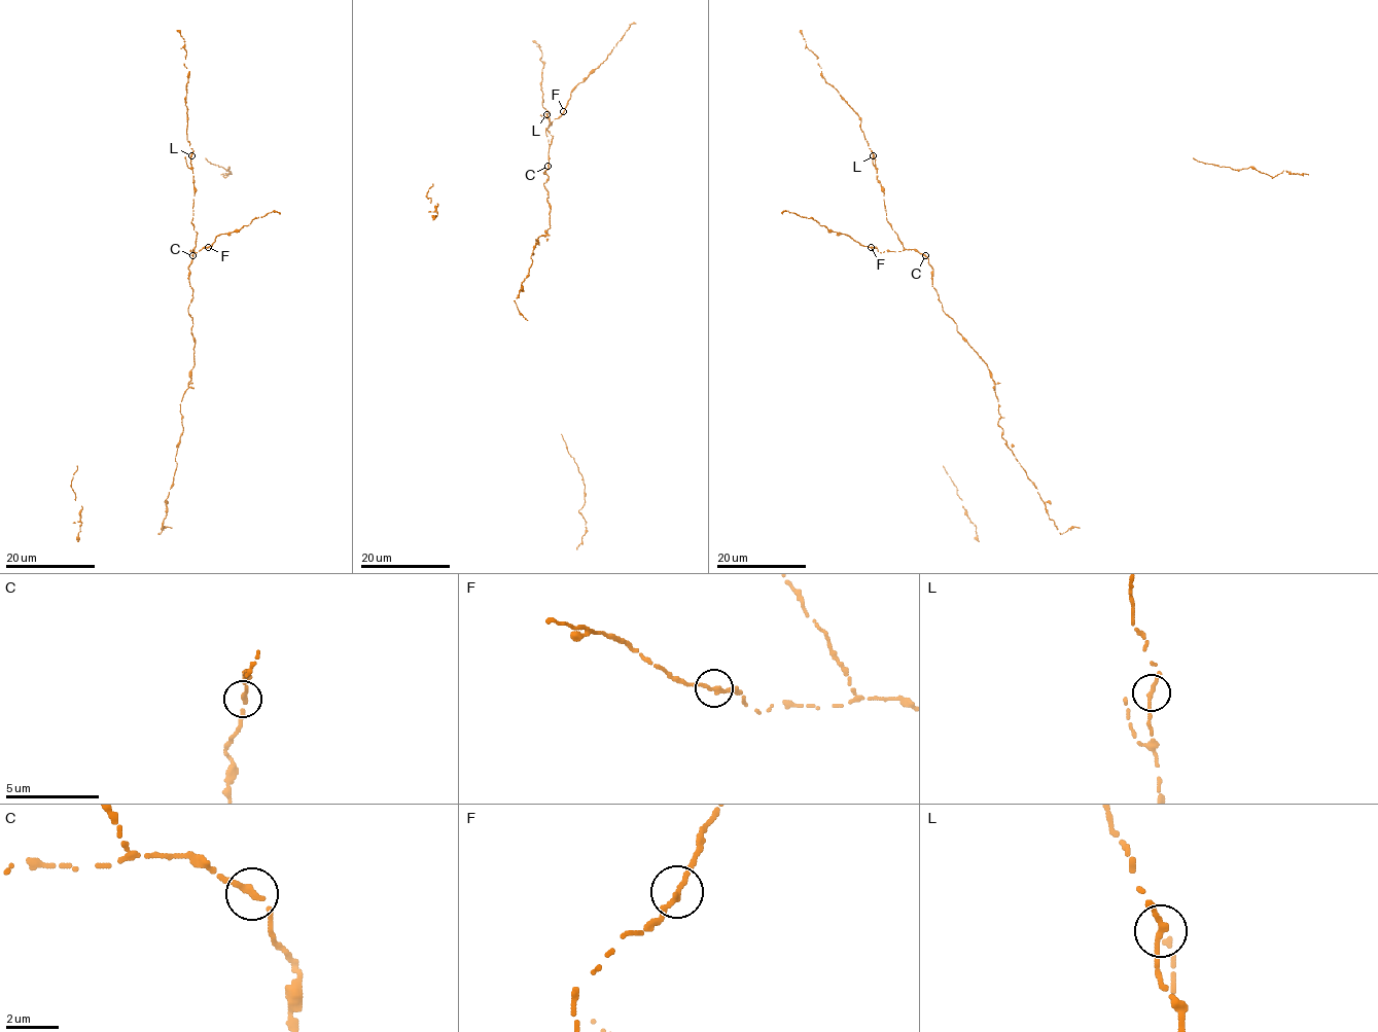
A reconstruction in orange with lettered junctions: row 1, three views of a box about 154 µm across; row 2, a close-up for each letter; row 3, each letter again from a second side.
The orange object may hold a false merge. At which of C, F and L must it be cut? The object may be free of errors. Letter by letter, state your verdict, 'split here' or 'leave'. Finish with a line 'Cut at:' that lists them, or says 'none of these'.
C: leave
F: leave
L: leave
Cut at: none of these

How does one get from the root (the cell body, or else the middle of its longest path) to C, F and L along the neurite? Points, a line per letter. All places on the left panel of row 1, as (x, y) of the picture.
C: (188, 271), (192, 255)
F: (188, 271), (193, 249), (189, 251), (197, 252), (208, 247)
L: (188, 271), (197, 238), (190, 222), (195, 196), (190, 155)

